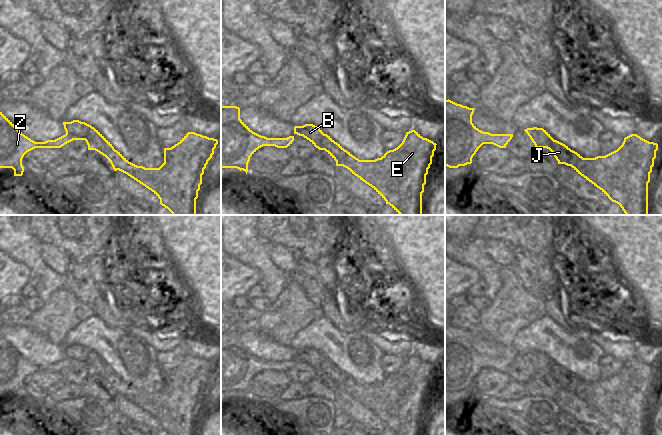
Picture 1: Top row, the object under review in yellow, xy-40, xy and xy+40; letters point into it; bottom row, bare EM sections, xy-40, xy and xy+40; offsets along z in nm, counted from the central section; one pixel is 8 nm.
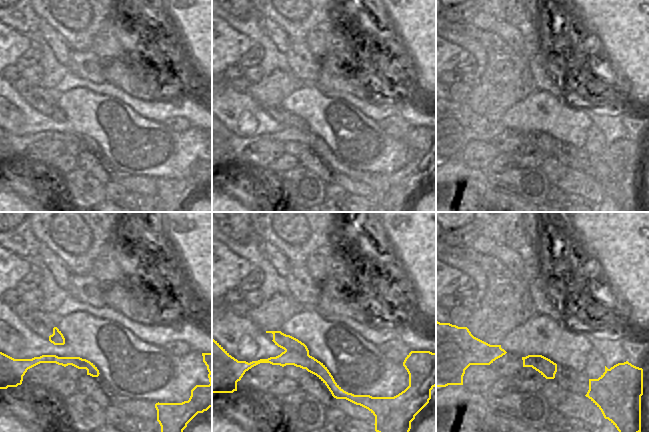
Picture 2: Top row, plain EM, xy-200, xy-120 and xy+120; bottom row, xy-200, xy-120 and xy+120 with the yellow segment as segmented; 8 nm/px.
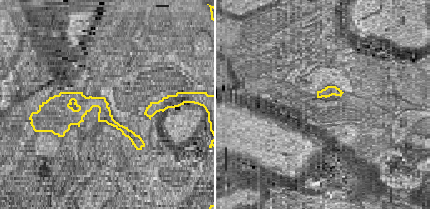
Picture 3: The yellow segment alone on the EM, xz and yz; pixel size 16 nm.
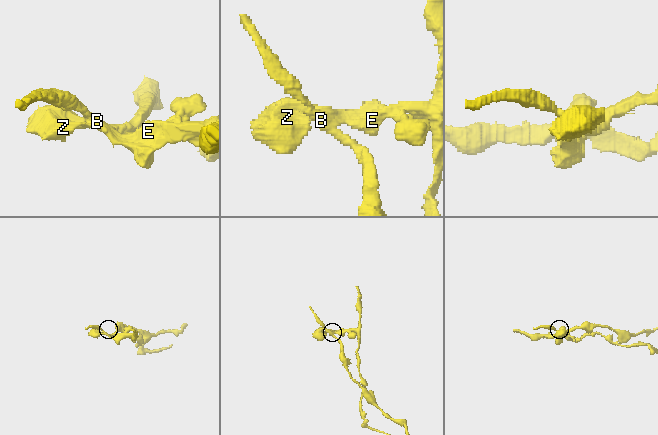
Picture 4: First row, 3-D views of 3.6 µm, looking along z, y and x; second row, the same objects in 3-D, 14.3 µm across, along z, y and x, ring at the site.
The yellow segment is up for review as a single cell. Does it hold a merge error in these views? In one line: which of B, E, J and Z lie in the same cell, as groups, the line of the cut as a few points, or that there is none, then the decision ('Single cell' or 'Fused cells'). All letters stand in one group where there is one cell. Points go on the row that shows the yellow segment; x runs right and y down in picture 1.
Groups: B / E J Z. Split along xy-40 (92, 127), (86, 137), (77, 137), (66, 133). Fused cells

